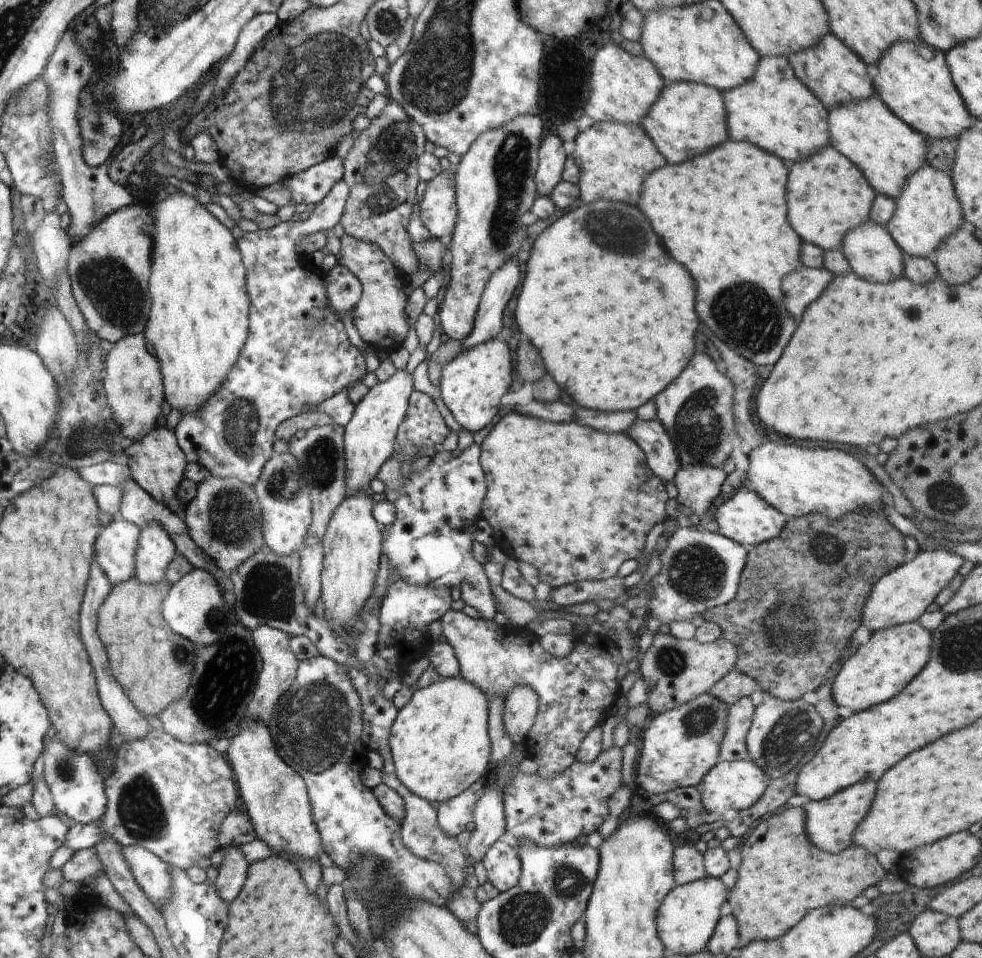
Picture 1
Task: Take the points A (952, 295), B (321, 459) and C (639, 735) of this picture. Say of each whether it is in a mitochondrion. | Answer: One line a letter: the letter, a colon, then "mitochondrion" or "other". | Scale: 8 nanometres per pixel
A: other
B: mitochondrion
C: other

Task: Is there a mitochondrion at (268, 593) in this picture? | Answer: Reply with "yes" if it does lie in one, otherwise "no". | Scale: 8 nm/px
yes

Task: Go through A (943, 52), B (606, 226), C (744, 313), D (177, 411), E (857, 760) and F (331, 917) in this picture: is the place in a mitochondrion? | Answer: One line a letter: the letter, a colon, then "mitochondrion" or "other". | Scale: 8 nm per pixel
A: other
B: mitochondrion
C: mitochondrion
D: other
E: other
F: other

